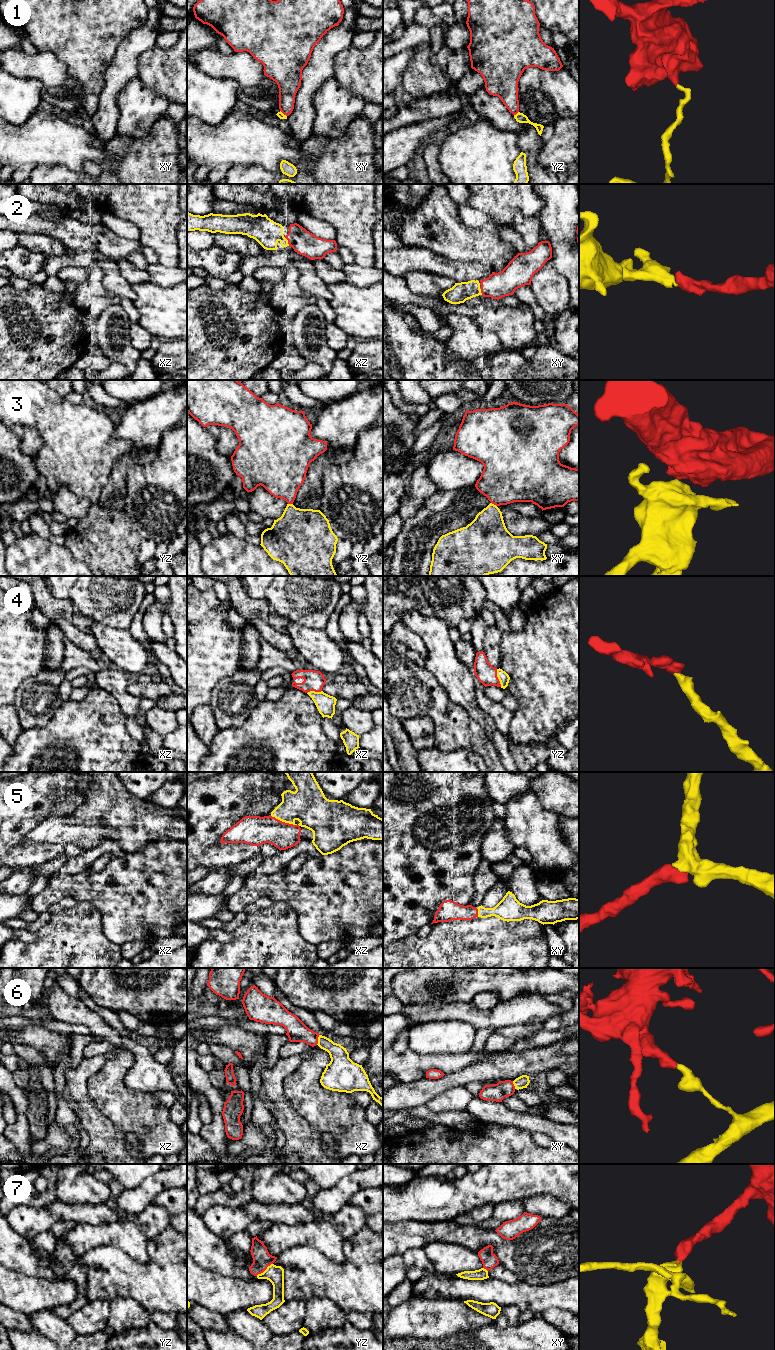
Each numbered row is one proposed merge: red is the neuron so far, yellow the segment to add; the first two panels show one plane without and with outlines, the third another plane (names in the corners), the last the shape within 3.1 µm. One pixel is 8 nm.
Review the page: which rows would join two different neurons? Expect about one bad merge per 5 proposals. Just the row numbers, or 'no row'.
1, 3, 6

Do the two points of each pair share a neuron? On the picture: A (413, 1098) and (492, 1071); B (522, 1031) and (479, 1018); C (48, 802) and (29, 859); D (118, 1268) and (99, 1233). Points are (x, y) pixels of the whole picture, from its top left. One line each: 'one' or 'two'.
A: one
B: two
C: one
D: two

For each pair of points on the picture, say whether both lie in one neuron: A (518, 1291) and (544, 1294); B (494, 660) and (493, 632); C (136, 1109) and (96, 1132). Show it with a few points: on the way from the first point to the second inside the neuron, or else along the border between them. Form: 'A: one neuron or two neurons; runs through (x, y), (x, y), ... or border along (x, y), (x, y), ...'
A: one neuron; runs through (524, 1294), (538, 1294)
B: one neuron; runs through (494, 653), (493, 639)
C: two neurons; border along (95, 1106), (117, 1129), (125, 1134), (133, 1133)

